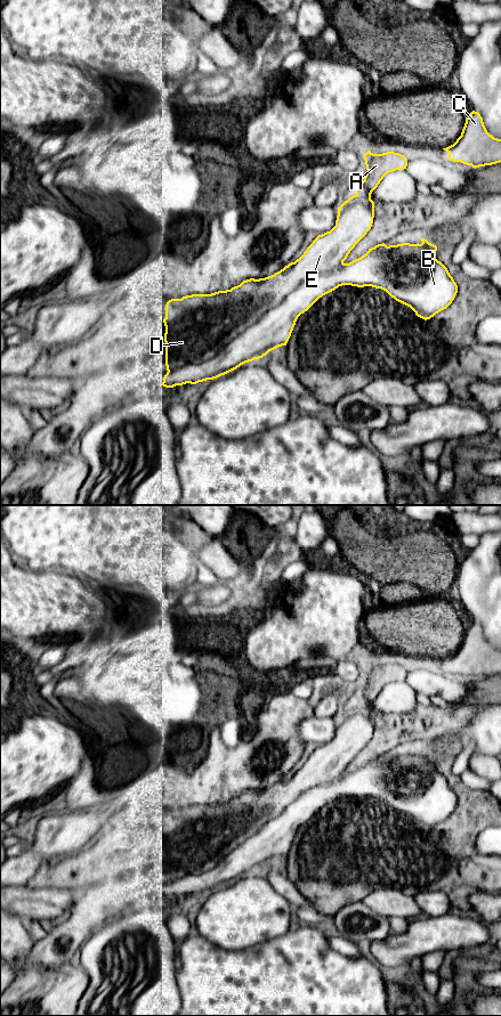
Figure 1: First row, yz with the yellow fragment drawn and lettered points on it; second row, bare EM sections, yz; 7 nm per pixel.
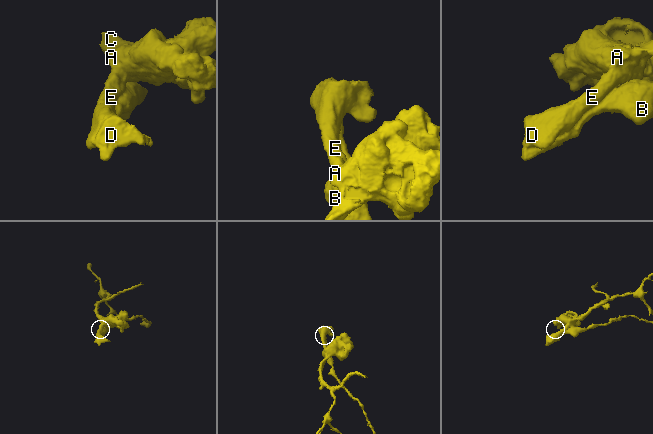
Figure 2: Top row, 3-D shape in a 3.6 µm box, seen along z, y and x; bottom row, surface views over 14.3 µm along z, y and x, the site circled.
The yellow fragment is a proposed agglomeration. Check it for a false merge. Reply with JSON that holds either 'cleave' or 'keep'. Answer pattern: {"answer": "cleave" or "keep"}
{"answer": "cleave"}

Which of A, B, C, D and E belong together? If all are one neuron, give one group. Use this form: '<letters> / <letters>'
A C D E / B

